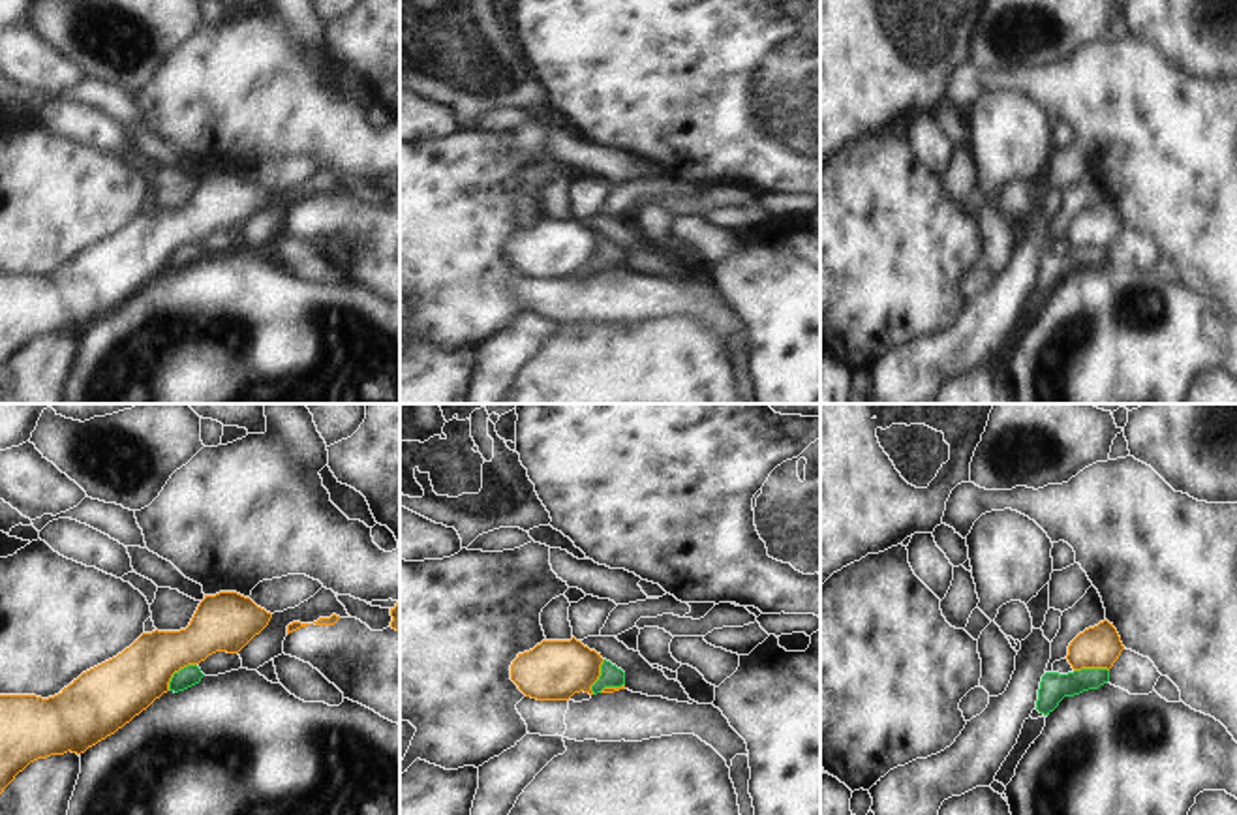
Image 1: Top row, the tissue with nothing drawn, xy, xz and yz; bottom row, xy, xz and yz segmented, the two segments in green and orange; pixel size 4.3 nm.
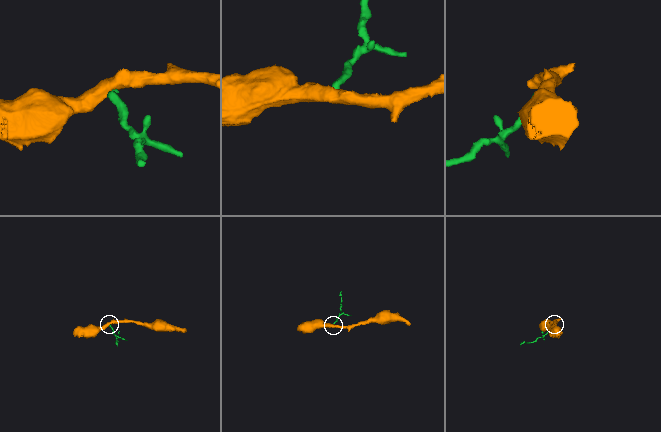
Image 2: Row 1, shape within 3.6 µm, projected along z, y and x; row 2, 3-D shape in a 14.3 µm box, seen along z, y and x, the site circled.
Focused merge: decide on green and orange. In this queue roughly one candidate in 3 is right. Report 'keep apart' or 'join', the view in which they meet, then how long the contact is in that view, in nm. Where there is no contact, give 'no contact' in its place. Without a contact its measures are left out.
keep apart; contact in xy; length 170 nm

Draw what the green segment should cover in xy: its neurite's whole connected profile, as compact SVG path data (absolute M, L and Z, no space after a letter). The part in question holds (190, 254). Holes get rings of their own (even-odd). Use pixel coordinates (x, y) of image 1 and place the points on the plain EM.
M188 244L173 254L173 257L169 261L169 270L175 270L175 272L184 270L184 269L199 263L203 255L205 254L201 252L201 248L197 244Z

